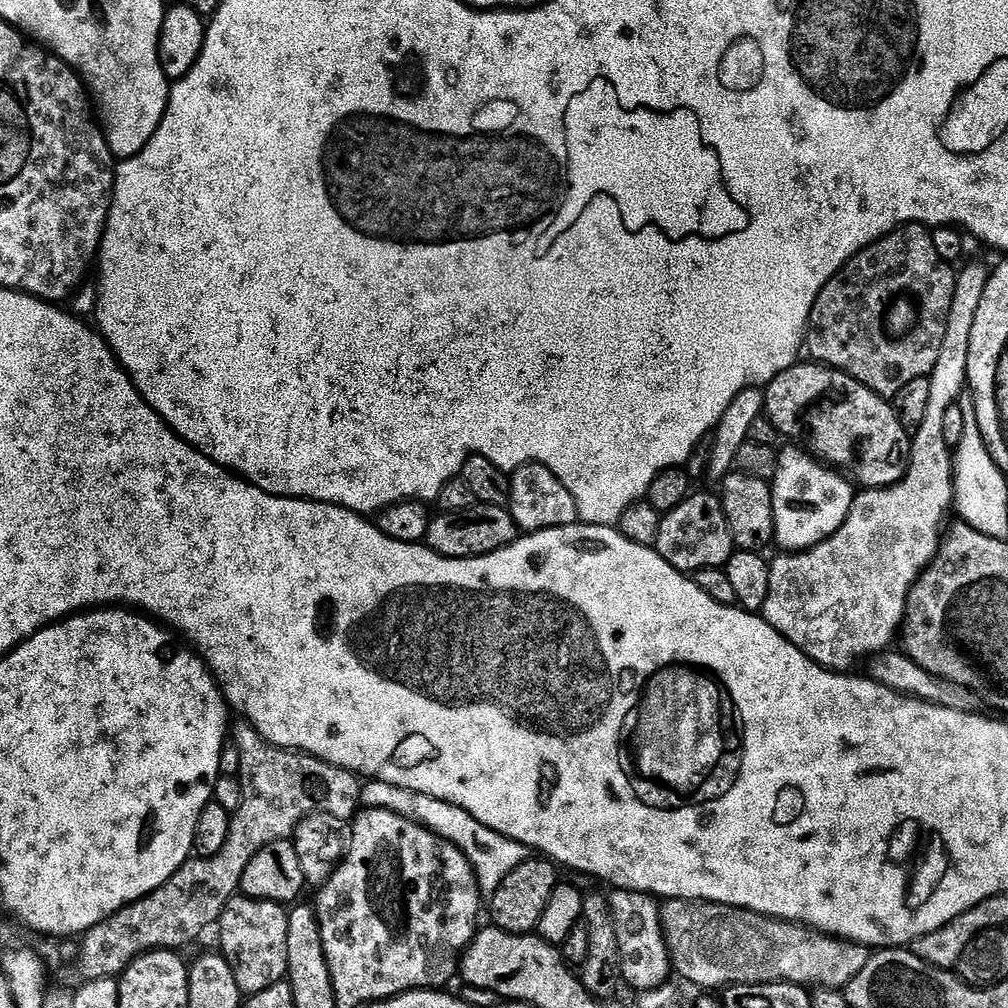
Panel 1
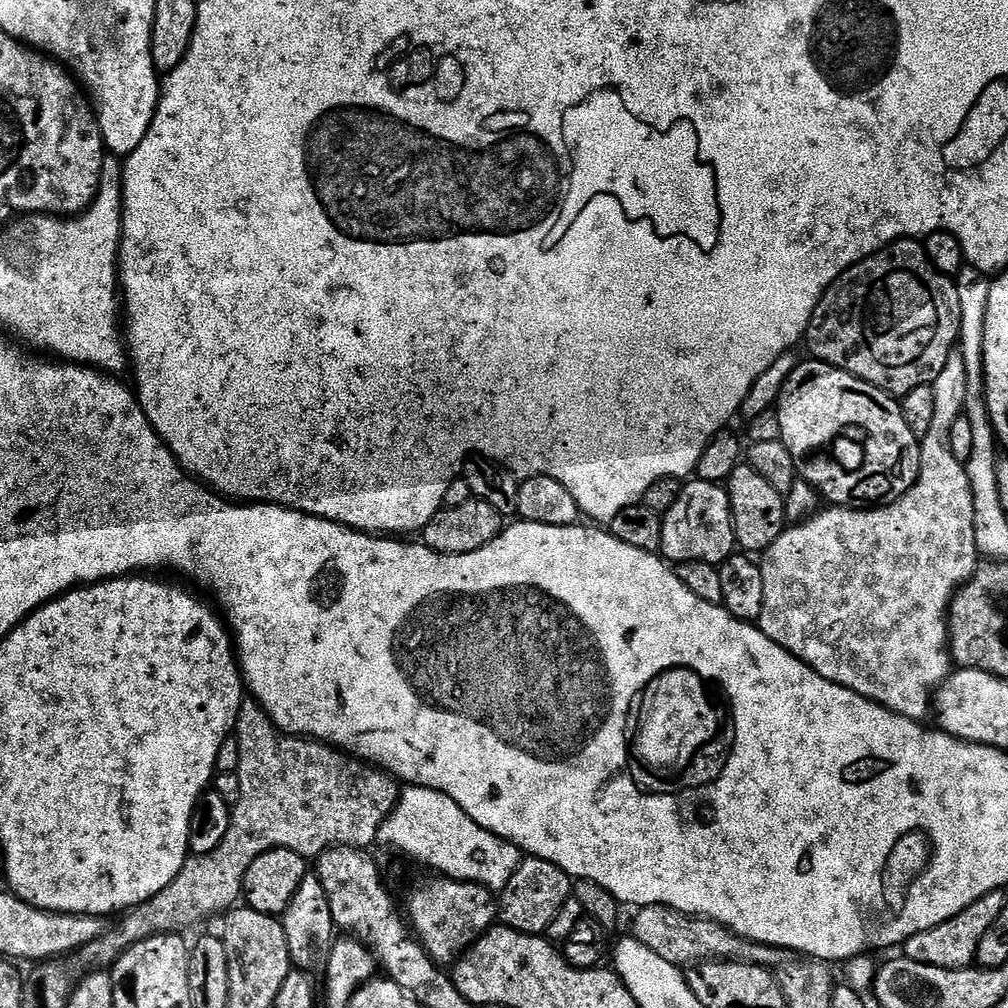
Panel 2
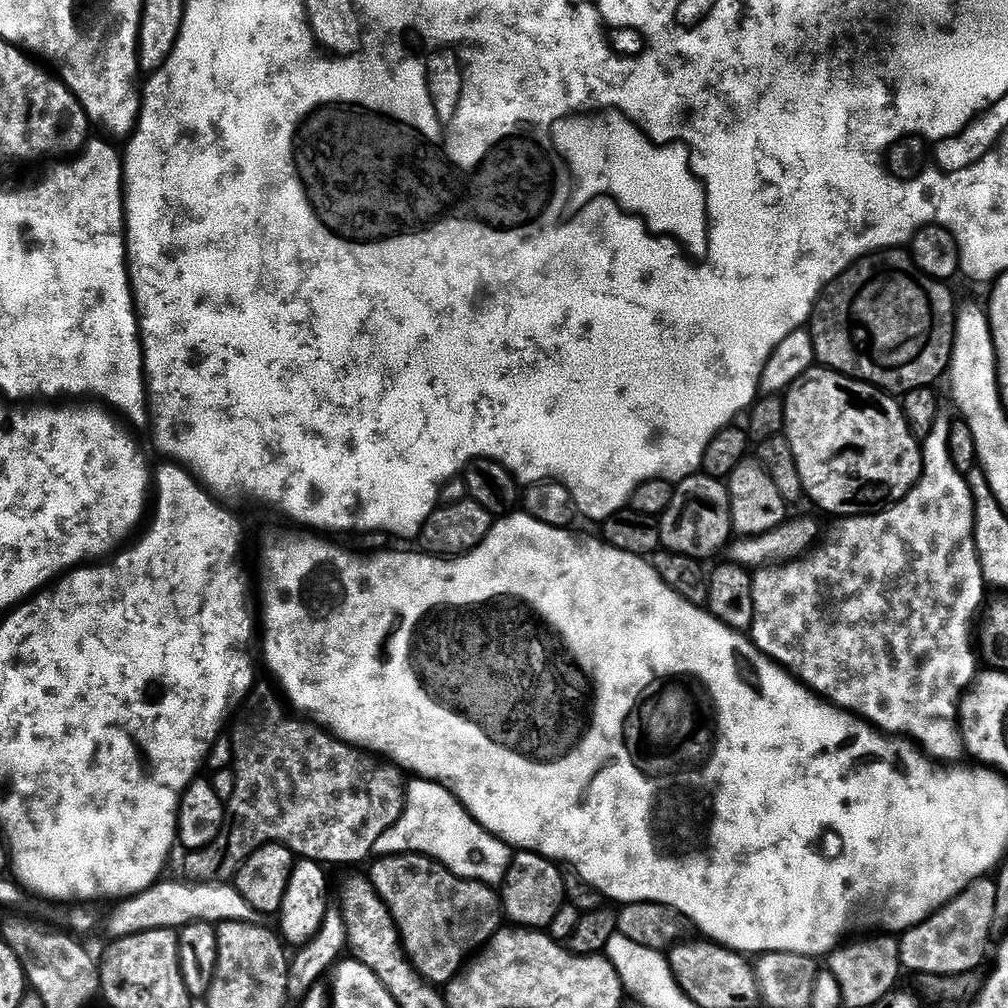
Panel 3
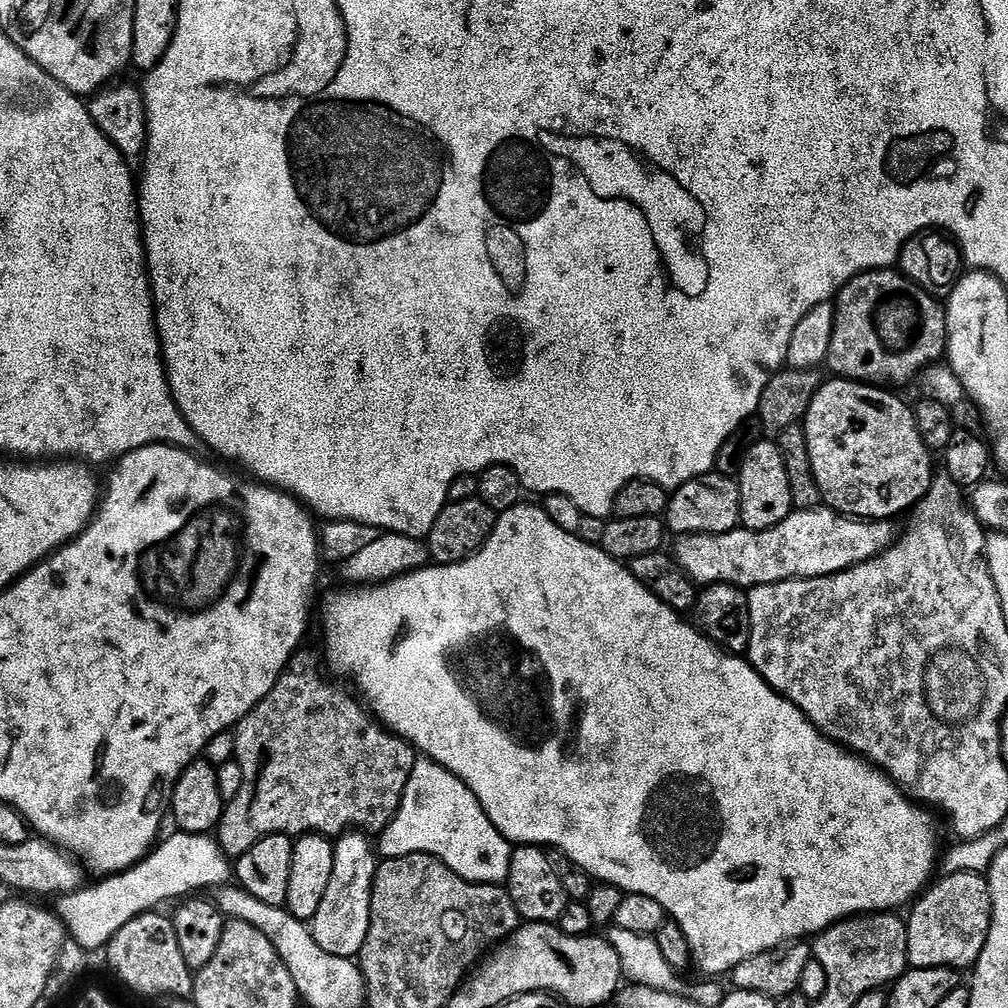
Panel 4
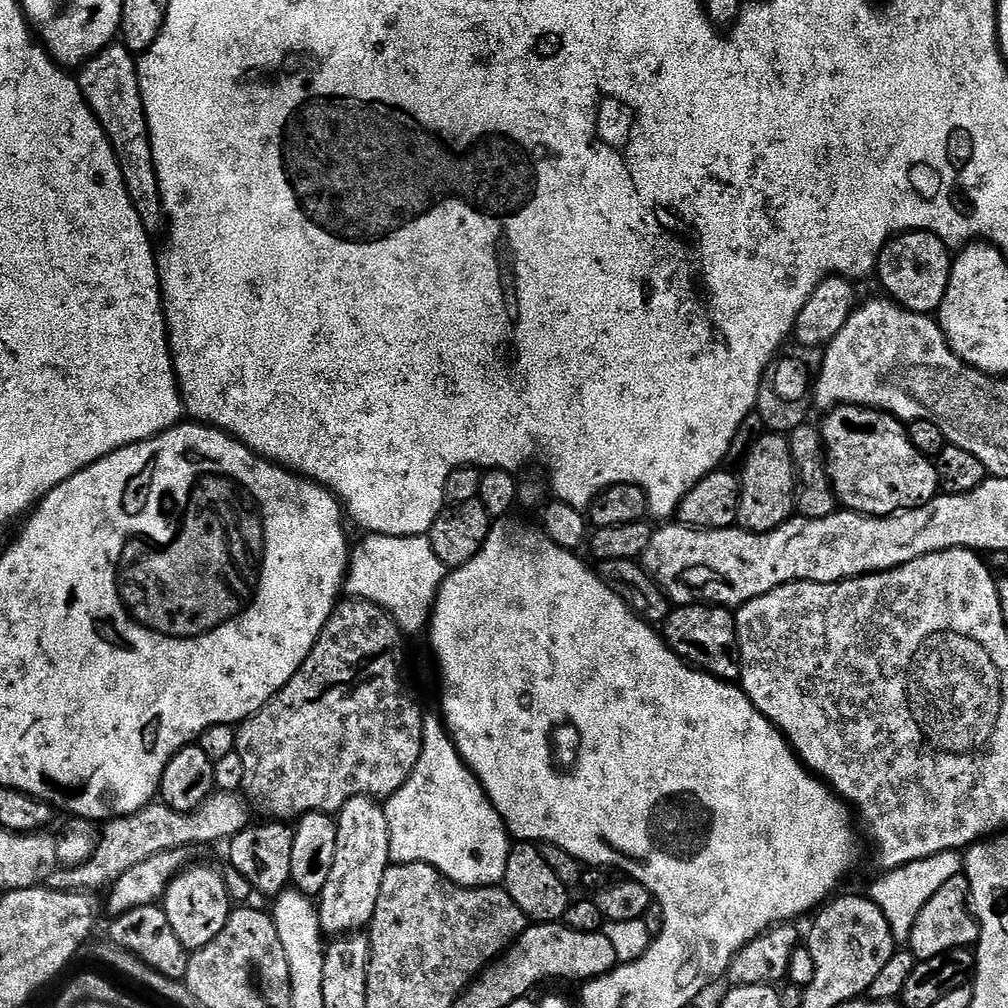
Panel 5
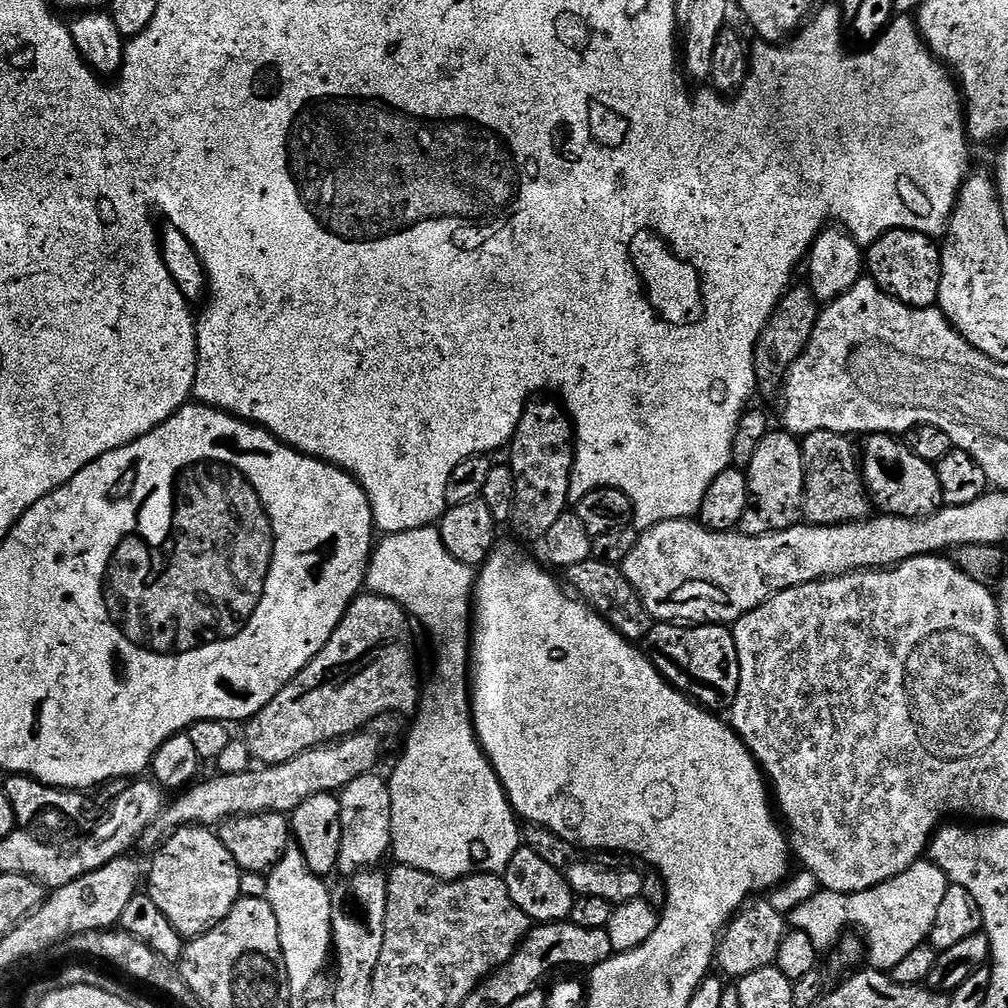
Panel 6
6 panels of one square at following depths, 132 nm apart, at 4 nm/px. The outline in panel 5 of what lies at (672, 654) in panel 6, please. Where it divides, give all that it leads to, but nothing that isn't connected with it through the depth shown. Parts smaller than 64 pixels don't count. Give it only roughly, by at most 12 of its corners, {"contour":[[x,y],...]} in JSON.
{"contour":[[673,607],[662,635],[674,654],[741,679],[733,609]]}

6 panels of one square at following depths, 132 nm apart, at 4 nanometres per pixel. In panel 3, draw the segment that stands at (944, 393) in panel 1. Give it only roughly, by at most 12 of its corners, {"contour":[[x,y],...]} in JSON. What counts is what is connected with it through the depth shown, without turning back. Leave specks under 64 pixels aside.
{"contour":[[952,429],[907,498],[753,575],[750,639],[966,756],[986,581]]}

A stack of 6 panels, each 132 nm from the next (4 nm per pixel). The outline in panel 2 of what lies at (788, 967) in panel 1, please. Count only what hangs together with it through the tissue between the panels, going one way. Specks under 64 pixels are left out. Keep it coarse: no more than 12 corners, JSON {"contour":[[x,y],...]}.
{"contour":[[645,904],[631,935],[677,966],[779,966],[783,948],[754,944],[717,920]]}

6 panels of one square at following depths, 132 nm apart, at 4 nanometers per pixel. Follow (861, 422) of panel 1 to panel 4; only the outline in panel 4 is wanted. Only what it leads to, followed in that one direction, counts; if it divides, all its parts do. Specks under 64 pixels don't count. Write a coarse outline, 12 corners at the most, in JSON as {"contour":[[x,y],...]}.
{"contour":[[828,378],[802,421],[823,503],[892,520],[934,456],[915,411]]}

